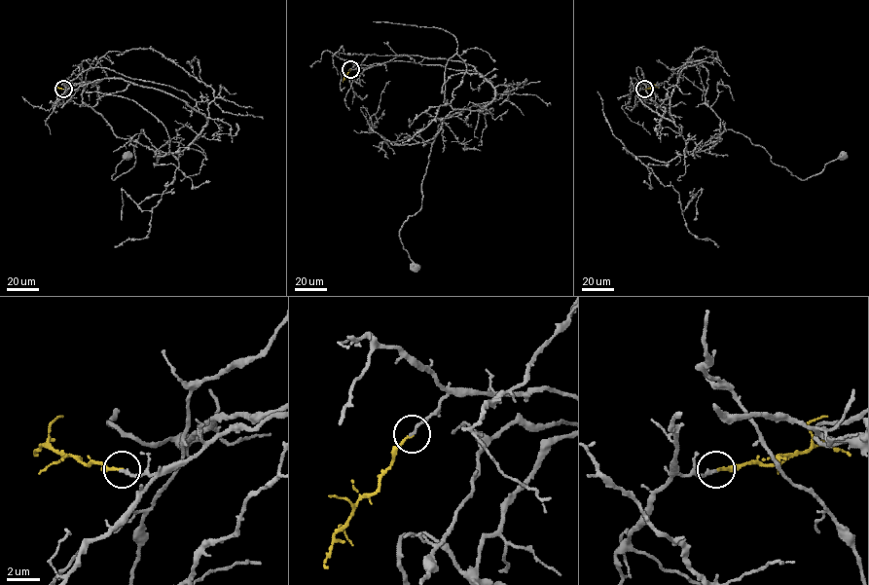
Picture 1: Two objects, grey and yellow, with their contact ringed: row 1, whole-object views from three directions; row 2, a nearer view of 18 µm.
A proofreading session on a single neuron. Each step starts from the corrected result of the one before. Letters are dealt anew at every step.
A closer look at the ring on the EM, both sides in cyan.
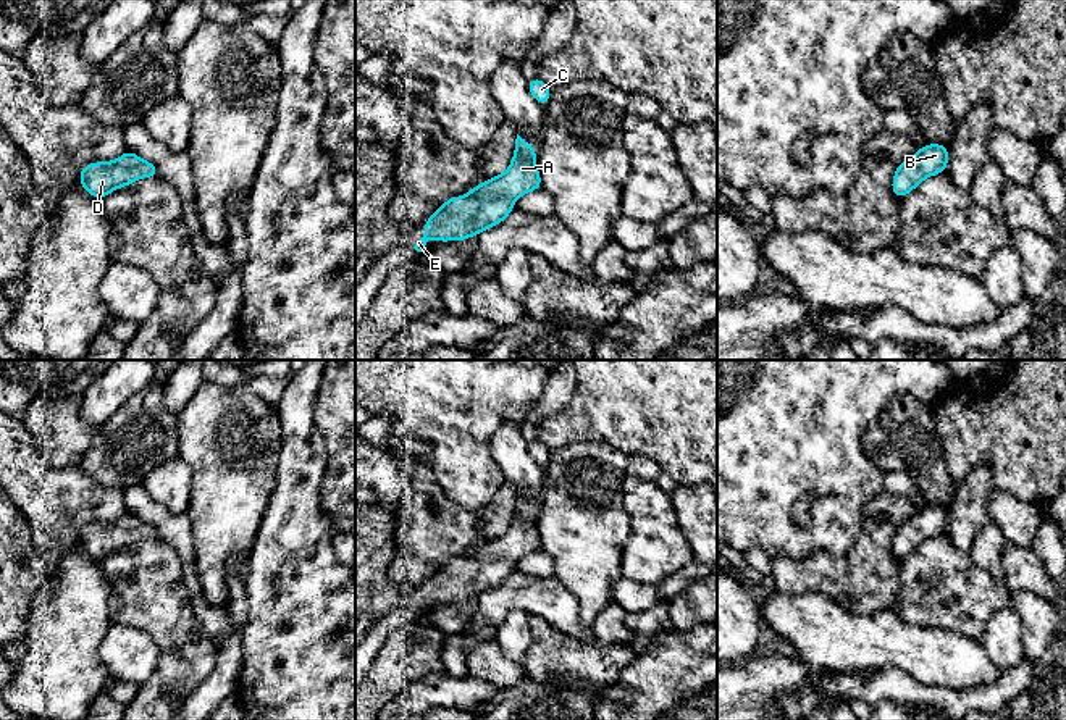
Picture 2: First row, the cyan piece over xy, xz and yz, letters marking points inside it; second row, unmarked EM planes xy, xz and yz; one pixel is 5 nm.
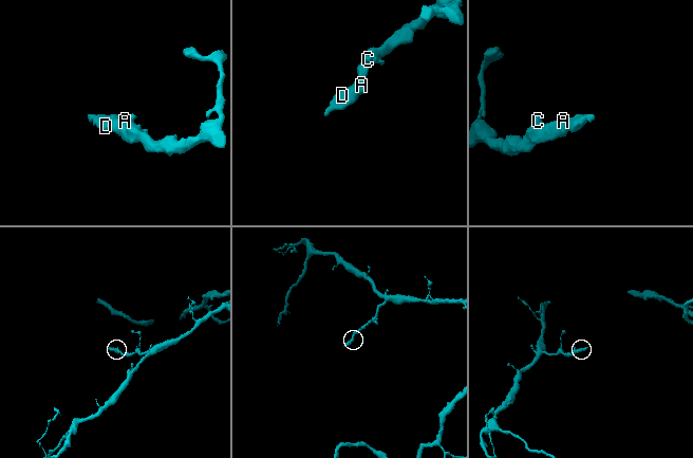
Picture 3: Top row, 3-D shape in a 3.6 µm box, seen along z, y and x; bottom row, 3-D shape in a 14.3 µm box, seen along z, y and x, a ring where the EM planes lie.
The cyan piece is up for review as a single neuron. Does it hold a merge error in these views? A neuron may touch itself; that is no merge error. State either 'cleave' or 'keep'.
keep

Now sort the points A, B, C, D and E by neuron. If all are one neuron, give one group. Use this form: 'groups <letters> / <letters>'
groups A B C D E

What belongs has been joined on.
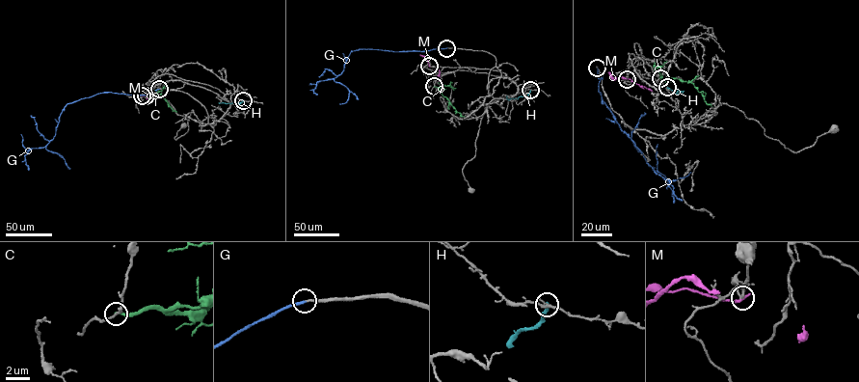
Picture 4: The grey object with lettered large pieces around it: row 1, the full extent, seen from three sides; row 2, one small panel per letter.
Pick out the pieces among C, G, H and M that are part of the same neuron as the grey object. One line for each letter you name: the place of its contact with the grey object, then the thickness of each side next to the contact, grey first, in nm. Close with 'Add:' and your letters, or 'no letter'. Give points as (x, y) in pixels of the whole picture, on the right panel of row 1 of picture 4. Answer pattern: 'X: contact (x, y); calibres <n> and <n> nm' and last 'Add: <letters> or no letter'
G: contact (597, 68); calibres 170 and 240 nm
Add: G

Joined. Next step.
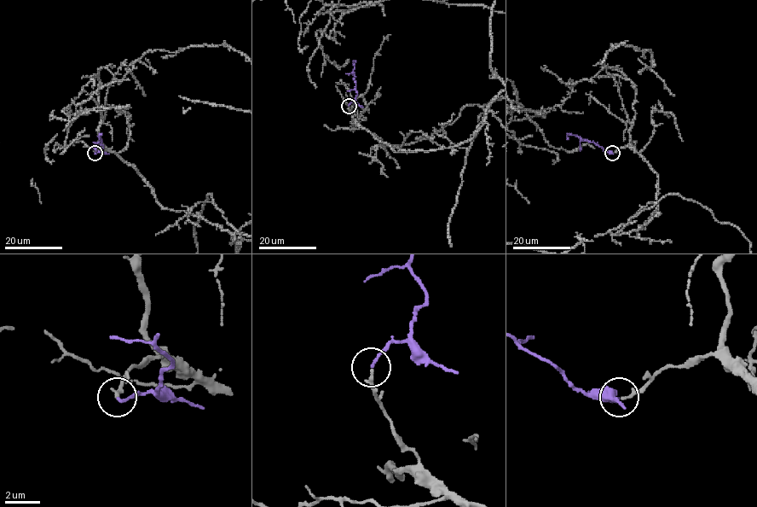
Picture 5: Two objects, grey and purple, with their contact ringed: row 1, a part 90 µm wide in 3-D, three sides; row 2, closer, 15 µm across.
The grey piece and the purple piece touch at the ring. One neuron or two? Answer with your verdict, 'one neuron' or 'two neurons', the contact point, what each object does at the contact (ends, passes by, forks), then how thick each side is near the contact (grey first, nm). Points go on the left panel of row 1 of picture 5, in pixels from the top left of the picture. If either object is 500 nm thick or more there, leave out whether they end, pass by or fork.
one neuron | (95, 153) | grey ends | purple ends | 170/160 nm

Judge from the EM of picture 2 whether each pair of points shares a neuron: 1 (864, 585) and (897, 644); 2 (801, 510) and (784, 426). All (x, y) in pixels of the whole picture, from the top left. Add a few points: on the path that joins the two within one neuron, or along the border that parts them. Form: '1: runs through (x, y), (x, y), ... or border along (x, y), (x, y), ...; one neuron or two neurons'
1: border along (842, 604), (853, 612), (879, 612), (890, 607); two neurons
2: border along (809, 494), (809, 519), (800, 527); two neurons

